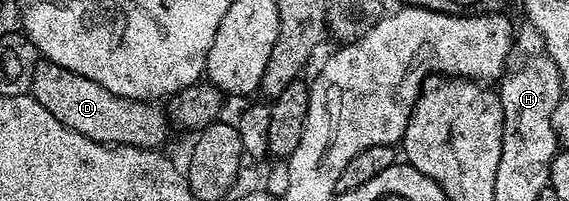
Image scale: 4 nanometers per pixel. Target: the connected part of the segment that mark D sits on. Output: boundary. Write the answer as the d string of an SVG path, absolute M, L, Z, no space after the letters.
M39 59L36 71L32 71L29 96L35 97L40 107L52 111L64 127L101 145L131 145L137 149L158 151L170 133L171 118L165 108L161 109L161 104L112 95L112 91L100 87L100 83L92 83L92 79L84 79L84 75L76 75L76 71L68 71L68 67L60 67L60 63L45 59Z

